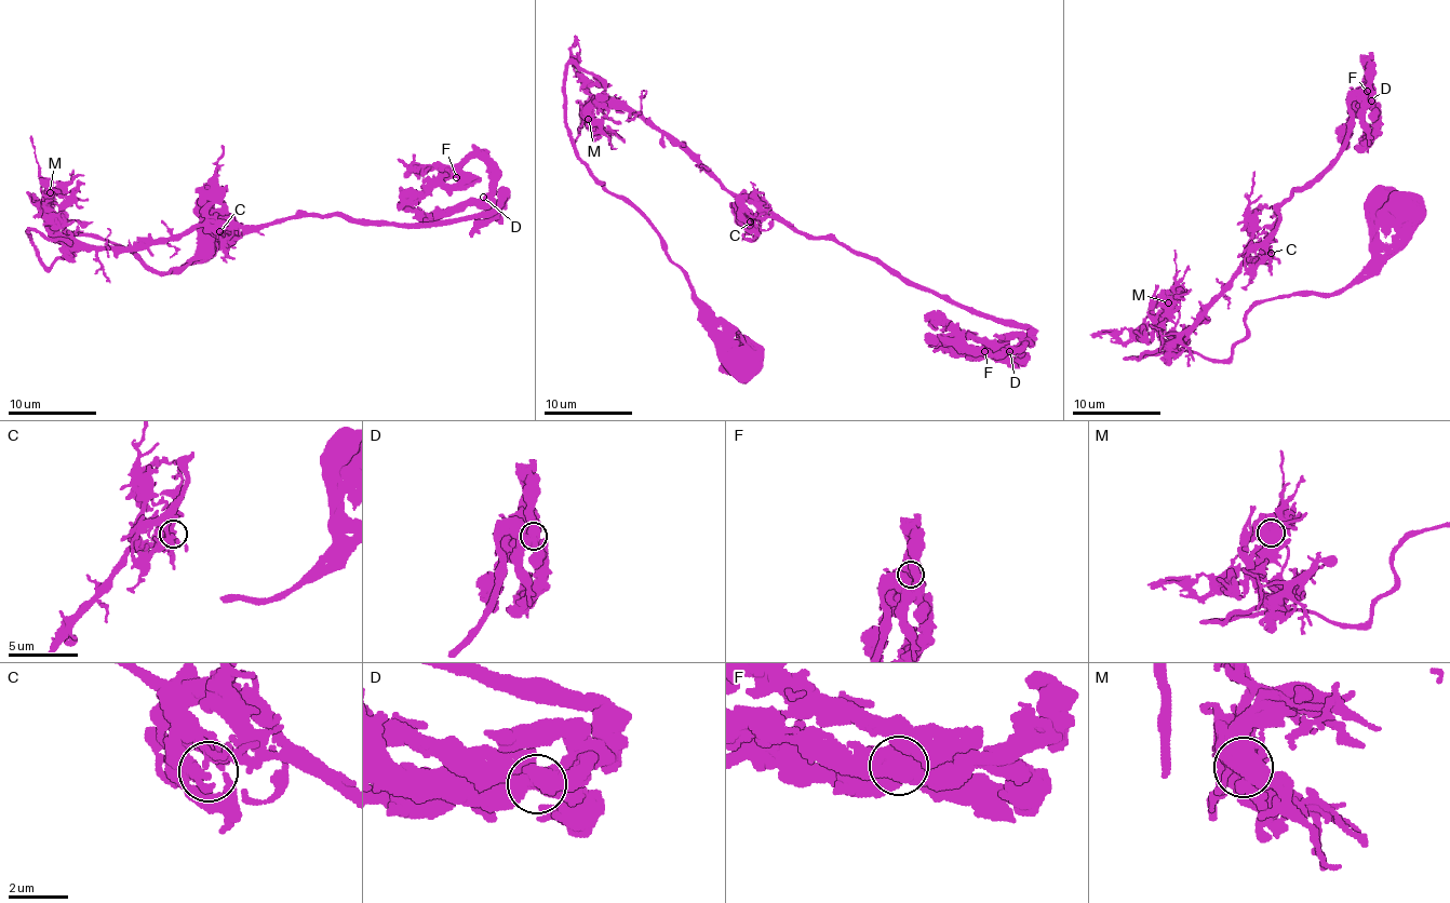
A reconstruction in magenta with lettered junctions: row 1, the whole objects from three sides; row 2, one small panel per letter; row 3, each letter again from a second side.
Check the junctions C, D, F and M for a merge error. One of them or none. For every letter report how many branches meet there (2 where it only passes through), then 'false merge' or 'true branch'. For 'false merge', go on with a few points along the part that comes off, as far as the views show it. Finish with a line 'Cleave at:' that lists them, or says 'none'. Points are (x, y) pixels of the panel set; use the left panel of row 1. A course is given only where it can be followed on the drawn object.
C: branches 2; true branch
D: branches 2; true branch
F: branches 3; true branch
M: branches 6; true branch
Cleave at: none

